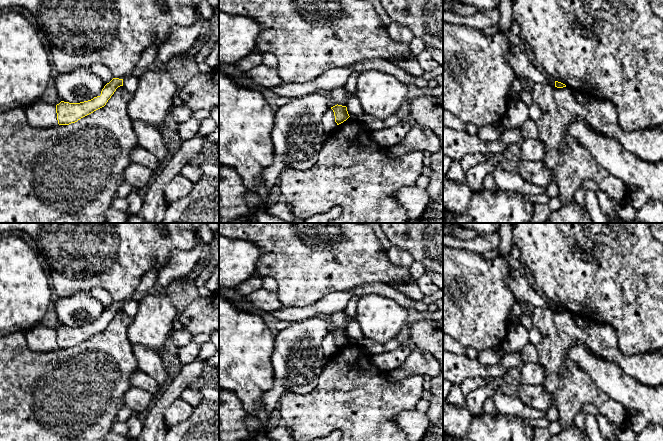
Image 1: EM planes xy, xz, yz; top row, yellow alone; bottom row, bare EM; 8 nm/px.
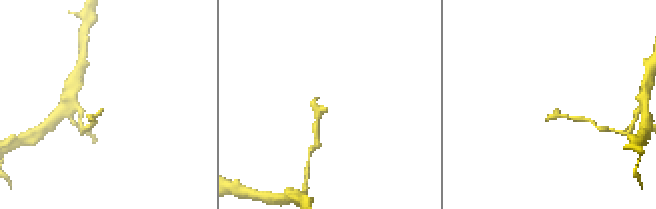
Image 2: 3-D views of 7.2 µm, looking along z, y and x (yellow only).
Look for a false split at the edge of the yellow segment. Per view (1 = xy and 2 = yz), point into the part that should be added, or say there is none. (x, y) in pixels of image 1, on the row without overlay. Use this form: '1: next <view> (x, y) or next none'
1: next none
2: next none

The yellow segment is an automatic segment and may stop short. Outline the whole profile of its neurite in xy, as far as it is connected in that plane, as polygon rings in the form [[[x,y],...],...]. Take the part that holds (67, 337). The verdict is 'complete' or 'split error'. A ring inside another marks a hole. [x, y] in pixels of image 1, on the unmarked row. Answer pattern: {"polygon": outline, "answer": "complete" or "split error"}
{"polygon": [[[113,302],[101,315],[101,319],[91,324],[80,327],[61,325],[56,329],[57,344],[59,349],[69,349],[81,342],[104,331],[116,313],[123,310],[123,303]]], "answer": "complete"}

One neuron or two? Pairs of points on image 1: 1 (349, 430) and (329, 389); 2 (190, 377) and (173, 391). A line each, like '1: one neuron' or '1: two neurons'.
1: one neuron
2: one neuron

